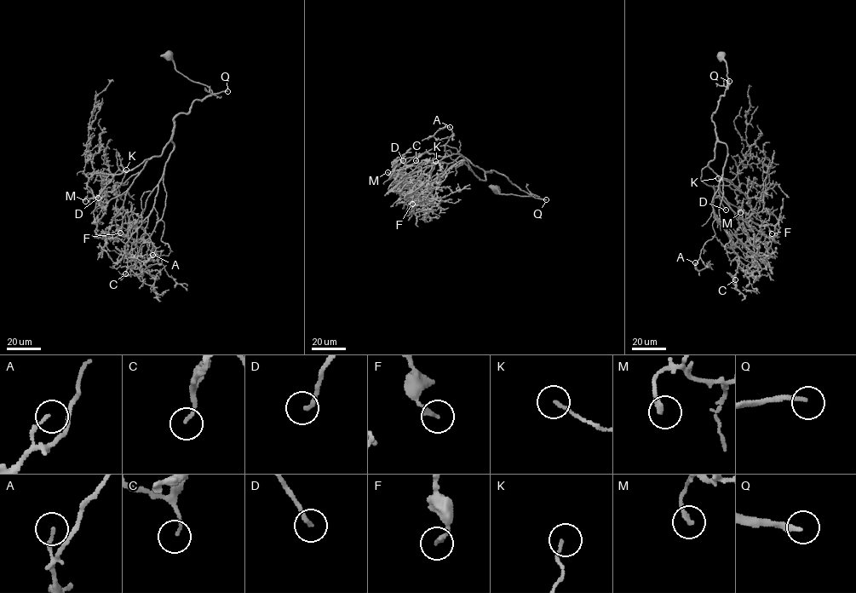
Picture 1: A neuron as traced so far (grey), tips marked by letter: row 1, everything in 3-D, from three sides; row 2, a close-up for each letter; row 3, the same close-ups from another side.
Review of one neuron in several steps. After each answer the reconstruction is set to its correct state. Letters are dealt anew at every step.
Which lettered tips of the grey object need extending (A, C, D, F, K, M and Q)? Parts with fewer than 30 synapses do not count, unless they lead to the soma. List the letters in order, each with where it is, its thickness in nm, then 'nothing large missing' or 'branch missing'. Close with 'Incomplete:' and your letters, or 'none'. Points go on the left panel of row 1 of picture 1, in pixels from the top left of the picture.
A: at (152, 255); 120 nm thick; nothing large missing
C: at (125, 273); 120 nm thick; branch missing
D: at (98, 198); 180 nm thick; branch missing
F: at (120, 233); 180 nm thick; nothing large missing
K: at (126, 169); 130 nm thick; nothing large missing
M: at (85, 201); 220 nm thick; nothing large missing
Q: at (227, 91); 200 nm thick; branch missing
Incomplete: C, D, Q

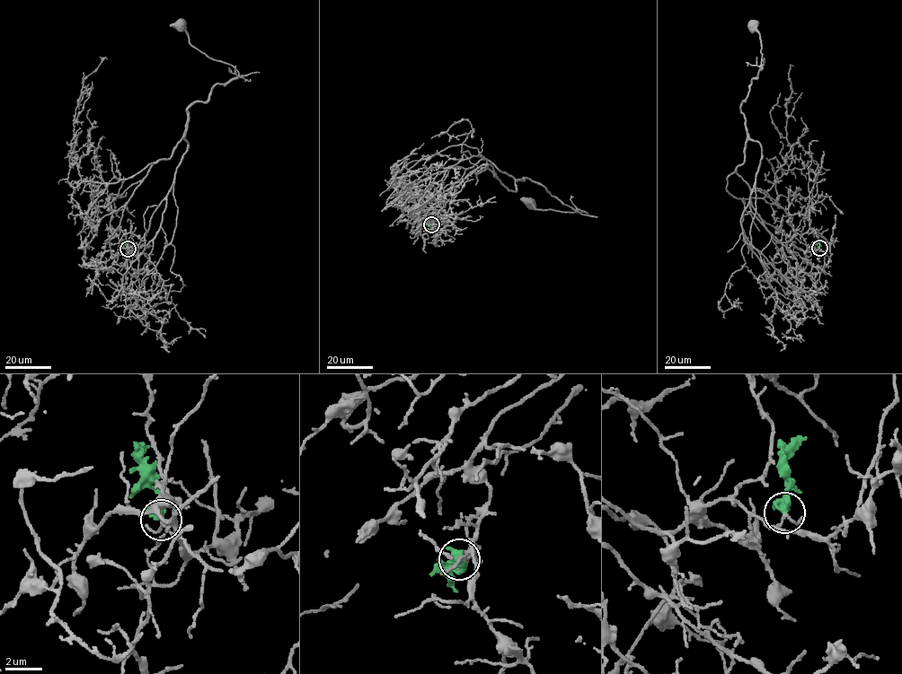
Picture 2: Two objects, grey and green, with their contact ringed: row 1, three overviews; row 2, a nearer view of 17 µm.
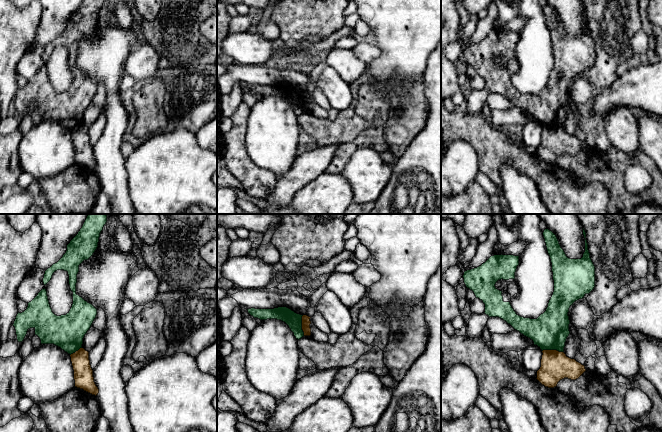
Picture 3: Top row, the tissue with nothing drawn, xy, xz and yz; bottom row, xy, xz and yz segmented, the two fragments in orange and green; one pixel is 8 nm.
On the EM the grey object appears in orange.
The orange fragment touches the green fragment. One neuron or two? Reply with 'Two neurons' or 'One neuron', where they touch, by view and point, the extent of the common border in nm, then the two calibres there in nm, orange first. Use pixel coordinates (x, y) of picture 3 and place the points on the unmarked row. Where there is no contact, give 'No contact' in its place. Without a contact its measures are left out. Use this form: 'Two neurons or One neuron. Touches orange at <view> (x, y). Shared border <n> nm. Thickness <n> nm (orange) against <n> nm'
Two neurons. Touches orange at yz (553, 126). Shared border 180 nm. Thickness 240 nm (orange) against 300 nm

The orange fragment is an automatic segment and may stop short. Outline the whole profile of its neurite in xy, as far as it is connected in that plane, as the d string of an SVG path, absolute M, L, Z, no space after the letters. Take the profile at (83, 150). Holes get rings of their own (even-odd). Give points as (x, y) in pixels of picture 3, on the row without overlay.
M80 124L71 130L70 133L74 146L75 163L83 165L92 171L98 171L99 165L94 158L89 128L84 124Z

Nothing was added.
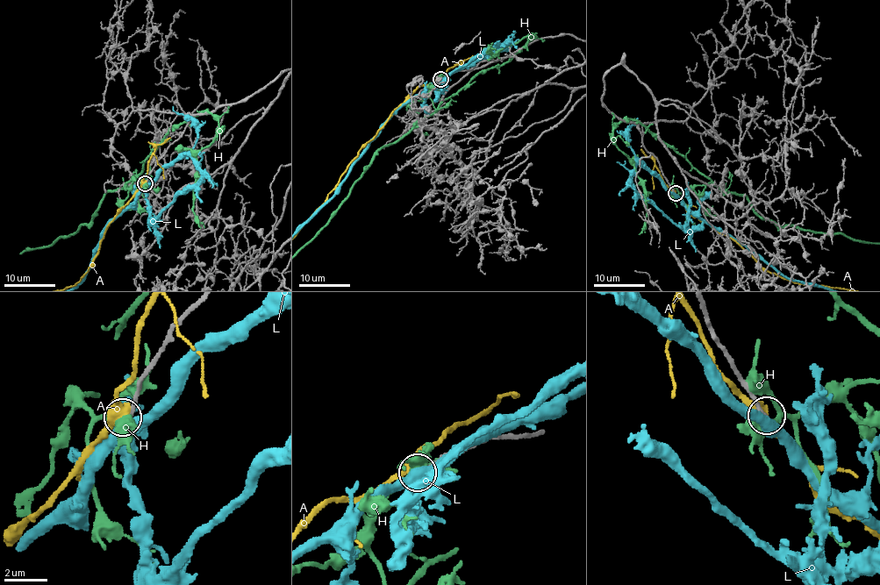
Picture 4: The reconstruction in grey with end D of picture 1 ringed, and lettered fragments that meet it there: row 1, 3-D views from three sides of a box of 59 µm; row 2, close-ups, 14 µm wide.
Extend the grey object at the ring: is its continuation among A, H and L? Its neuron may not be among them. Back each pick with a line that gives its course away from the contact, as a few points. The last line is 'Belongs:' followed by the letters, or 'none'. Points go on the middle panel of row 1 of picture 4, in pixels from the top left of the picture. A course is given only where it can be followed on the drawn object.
Belongs: none

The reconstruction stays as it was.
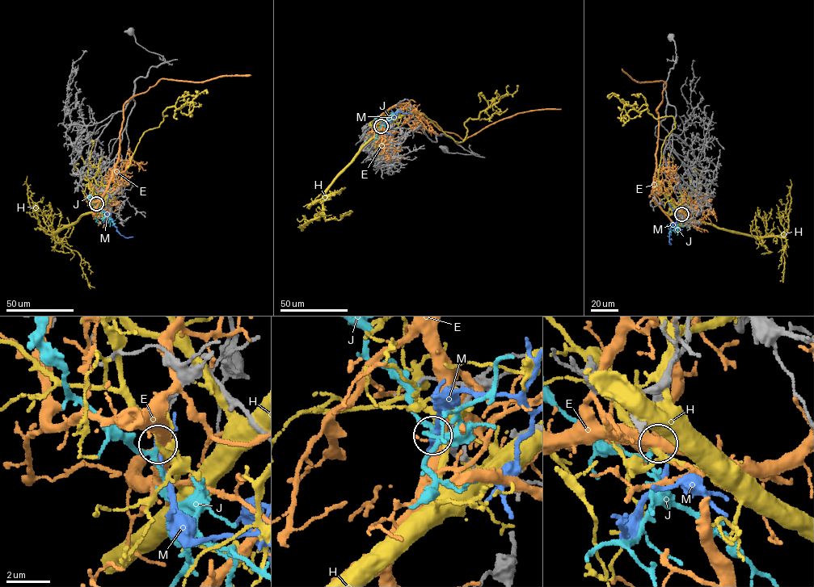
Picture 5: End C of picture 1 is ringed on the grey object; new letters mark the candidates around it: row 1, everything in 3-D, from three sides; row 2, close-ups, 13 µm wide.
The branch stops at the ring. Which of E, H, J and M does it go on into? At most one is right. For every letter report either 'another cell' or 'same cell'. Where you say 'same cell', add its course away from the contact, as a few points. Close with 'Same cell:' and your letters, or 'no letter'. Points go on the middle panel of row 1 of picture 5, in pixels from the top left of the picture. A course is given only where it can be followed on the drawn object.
E: another cell
H: another cell
J: same cell | via (381, 126), (392, 113), (397, 115)
M: another cell
Same cell: J

